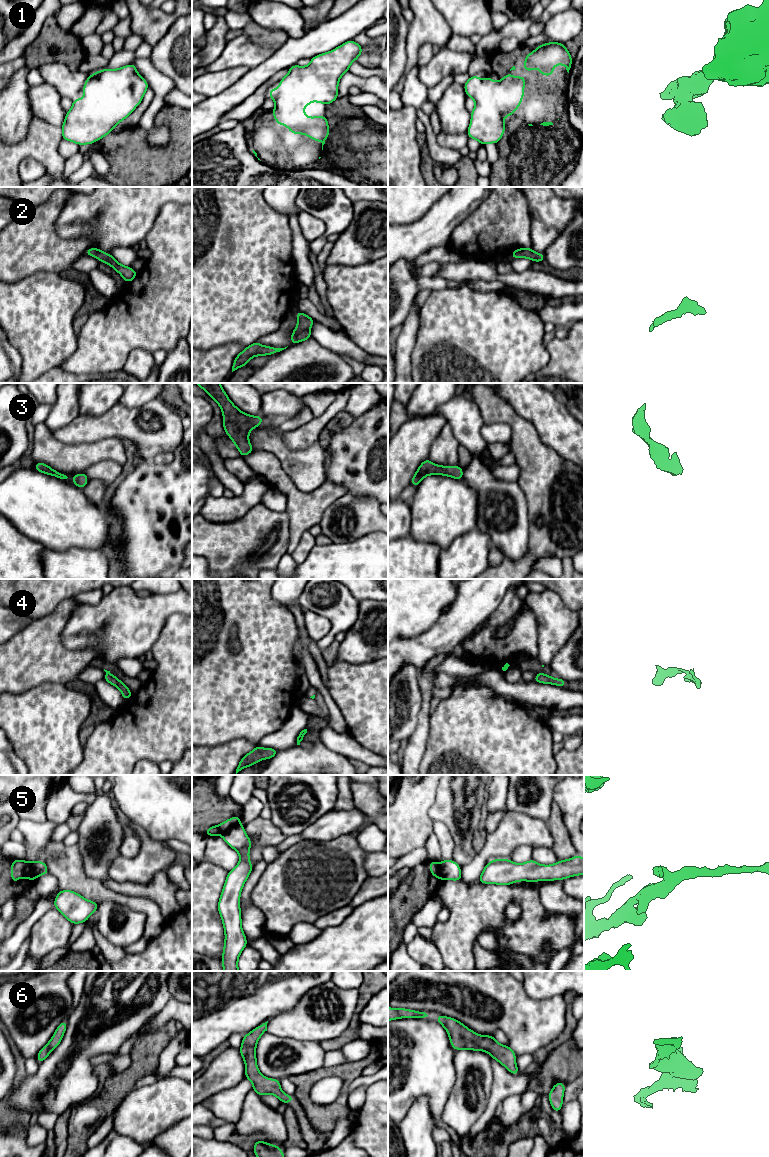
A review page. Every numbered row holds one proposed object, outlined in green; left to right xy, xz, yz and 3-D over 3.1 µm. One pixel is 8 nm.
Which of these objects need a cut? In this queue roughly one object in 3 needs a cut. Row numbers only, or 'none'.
1, 4, 5

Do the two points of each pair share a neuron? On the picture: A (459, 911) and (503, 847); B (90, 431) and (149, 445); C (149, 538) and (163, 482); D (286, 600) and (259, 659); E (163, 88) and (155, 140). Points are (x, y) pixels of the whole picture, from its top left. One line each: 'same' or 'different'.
A: different
B: same
C: same
D: different
E: same

